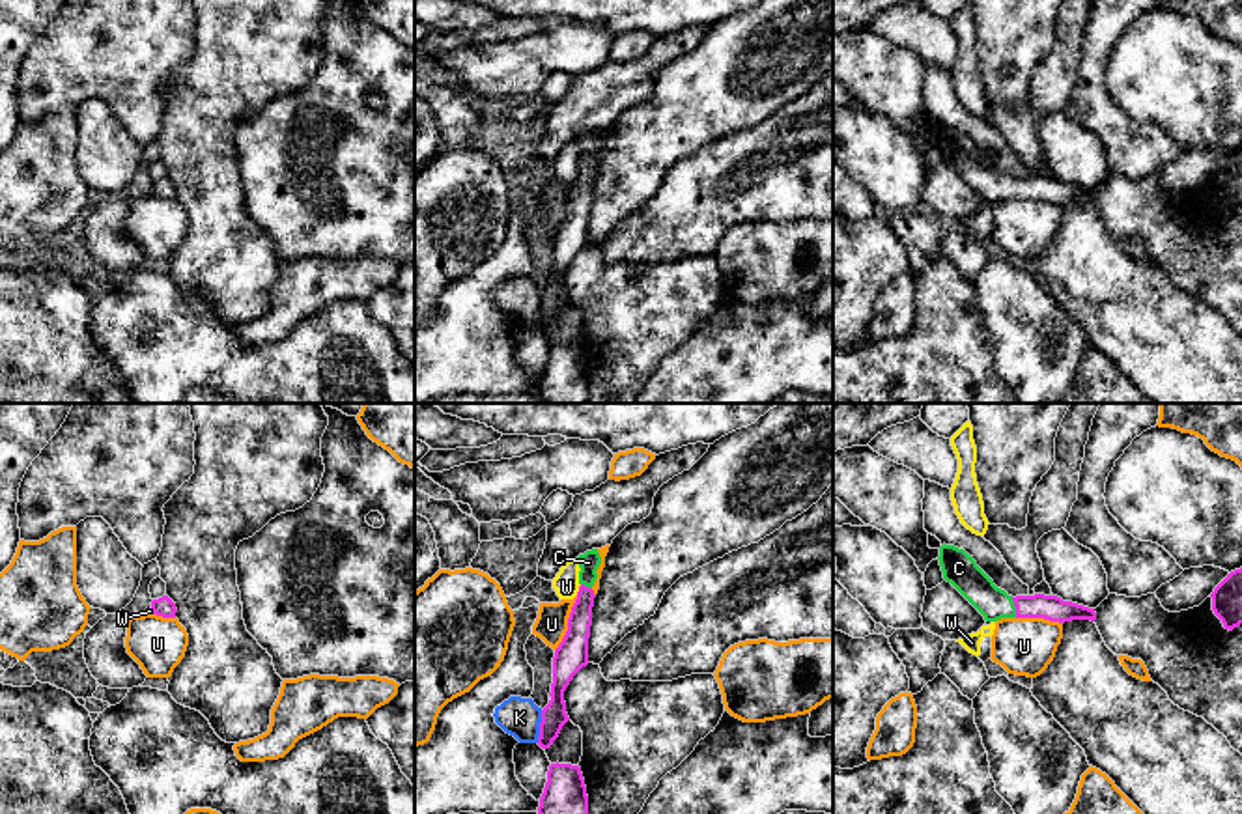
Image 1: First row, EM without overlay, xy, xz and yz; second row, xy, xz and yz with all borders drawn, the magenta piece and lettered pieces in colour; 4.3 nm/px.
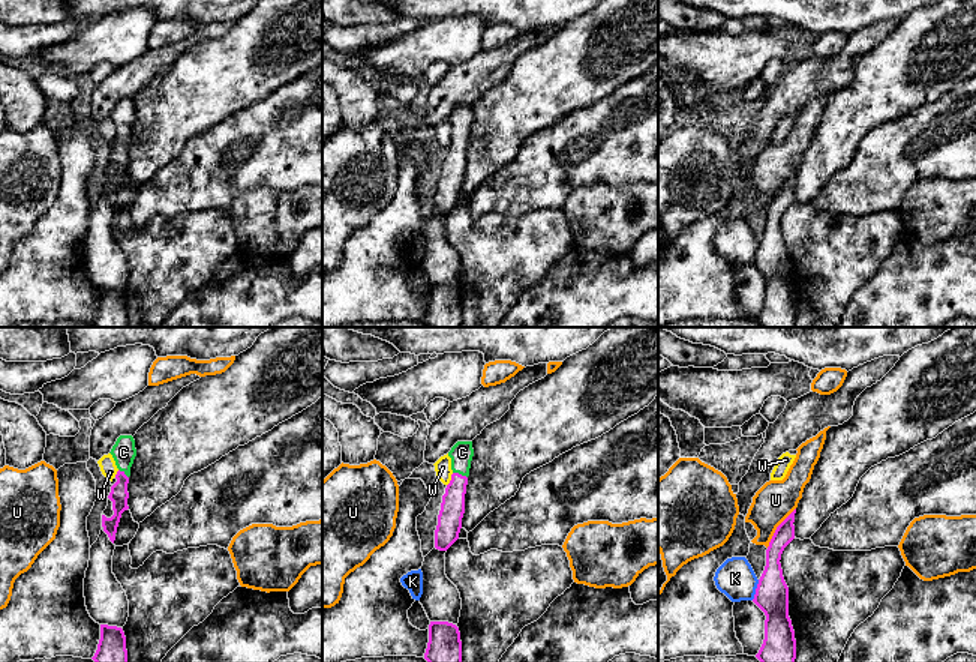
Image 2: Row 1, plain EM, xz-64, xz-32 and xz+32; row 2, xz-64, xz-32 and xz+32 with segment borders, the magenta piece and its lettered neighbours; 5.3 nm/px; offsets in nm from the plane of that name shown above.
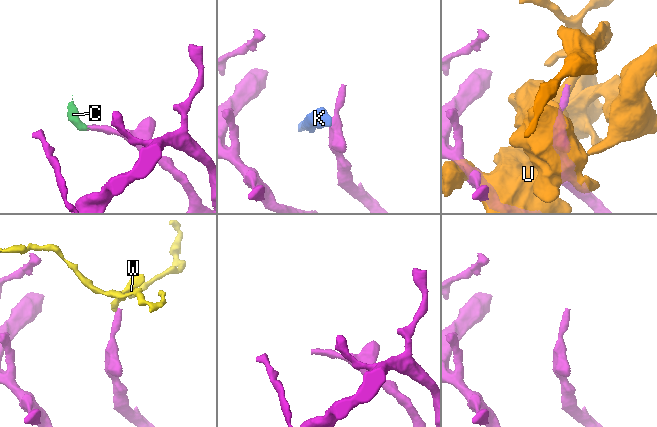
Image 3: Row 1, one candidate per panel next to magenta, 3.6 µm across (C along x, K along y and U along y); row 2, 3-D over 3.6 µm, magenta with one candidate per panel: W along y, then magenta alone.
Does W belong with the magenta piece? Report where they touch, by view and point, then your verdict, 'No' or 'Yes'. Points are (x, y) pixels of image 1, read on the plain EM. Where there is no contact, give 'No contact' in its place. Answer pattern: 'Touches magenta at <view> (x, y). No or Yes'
Touches magenta at xz (579, 172). No

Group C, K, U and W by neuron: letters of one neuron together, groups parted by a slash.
C / K / U / W

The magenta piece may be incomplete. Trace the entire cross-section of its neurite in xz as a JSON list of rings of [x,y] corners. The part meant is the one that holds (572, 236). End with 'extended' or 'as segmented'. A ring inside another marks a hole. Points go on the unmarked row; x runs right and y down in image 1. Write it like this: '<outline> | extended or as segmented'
[[[598,131],[586,133],[575,140],[579,144],[579,174],[568,200],[568,213],[555,232],[551,282],[542,291],[538,327],[549,330],[558,319],[562,308],[570,302],[566,295],[564,273],[573,258],[588,246],[588,218],[592,207],[594,164],[601,138]]] | extended

